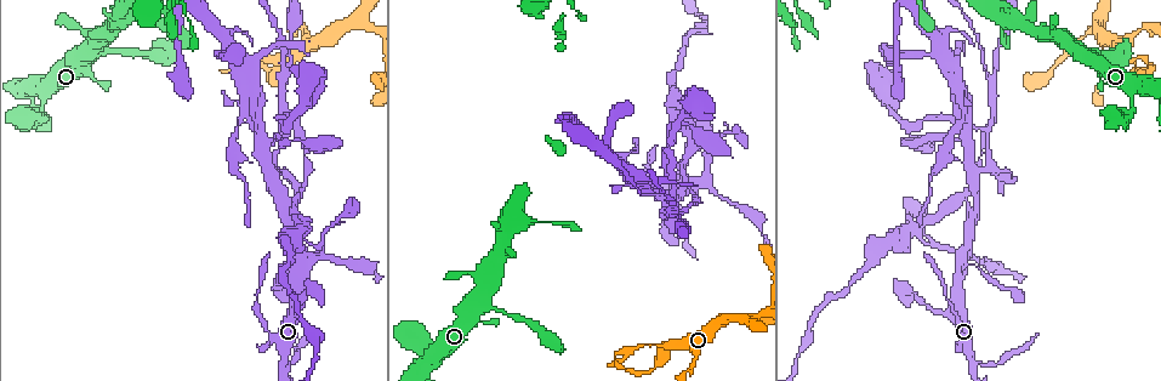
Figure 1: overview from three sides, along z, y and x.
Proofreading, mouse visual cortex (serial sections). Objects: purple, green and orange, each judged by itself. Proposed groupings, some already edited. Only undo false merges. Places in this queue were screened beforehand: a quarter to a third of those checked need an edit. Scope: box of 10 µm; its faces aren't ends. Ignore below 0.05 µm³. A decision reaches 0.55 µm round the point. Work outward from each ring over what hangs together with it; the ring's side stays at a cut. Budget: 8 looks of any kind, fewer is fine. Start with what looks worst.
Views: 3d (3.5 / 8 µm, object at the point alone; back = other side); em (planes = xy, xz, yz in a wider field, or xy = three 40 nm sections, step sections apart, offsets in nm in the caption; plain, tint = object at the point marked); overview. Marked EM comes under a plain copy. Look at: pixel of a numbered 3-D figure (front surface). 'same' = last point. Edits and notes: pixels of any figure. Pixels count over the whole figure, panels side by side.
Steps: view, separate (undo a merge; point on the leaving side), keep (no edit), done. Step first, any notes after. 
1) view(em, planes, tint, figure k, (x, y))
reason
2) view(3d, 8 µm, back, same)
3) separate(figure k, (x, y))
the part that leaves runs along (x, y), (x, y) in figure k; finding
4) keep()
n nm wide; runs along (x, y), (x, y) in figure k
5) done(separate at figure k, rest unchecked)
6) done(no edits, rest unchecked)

view(em, planes, tint, figure 1, (642, 345))

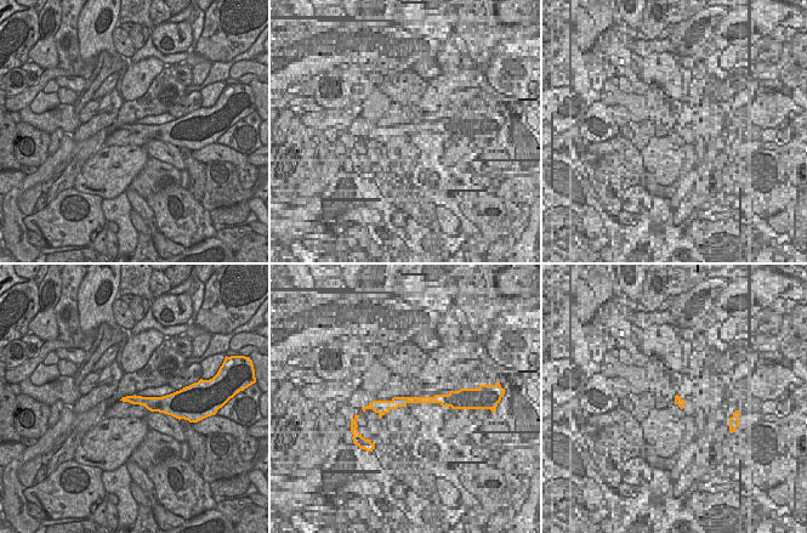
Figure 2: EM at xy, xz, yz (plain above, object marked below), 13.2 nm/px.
view(3d, 3.5 µm, same)
wider look

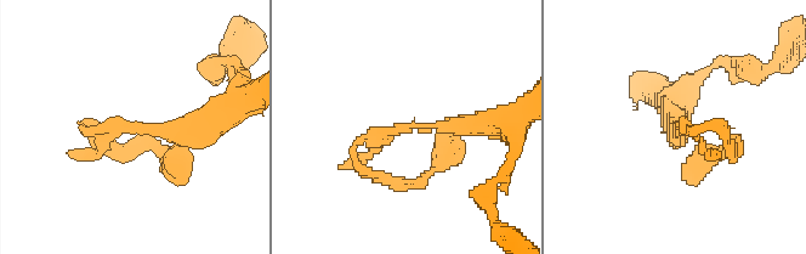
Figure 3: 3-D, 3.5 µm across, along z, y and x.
keep()
runs along (488, 125), (365, 134), (358, 162) in figure 3; one cell here

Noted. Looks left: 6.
view(3d, 8 µm, figure 1, (689, 178))
looks like a crossing

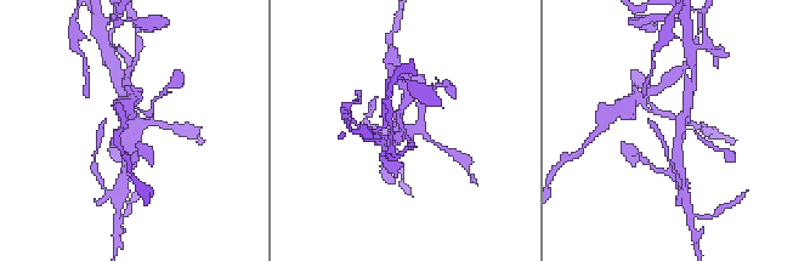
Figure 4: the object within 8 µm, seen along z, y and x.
view(em, xy, step 2, tint, same)

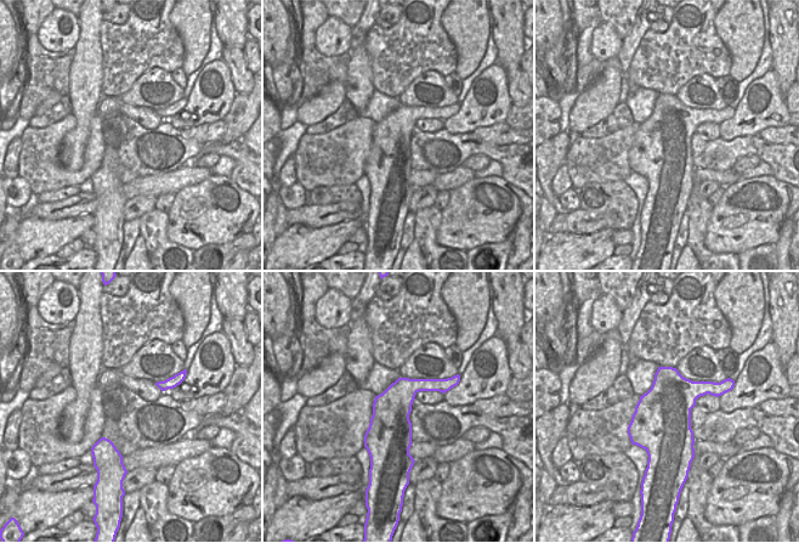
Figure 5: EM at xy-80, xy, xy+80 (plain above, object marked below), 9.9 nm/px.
keep()
runs along (678, 162), (689, 94) in figure 4; one cell here

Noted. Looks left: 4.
view(3d, 3.5 µm, figure 1, (273, 177))

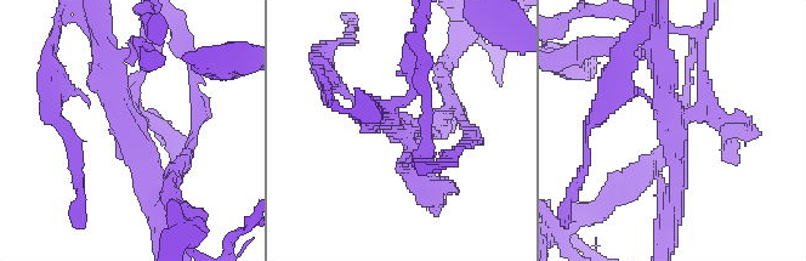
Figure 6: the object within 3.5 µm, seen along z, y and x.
view(em, xy, step 5, tint, figure 6, (402, 125))
3 arms; arms of 200, 250, 300 nm; shape alone is not enough

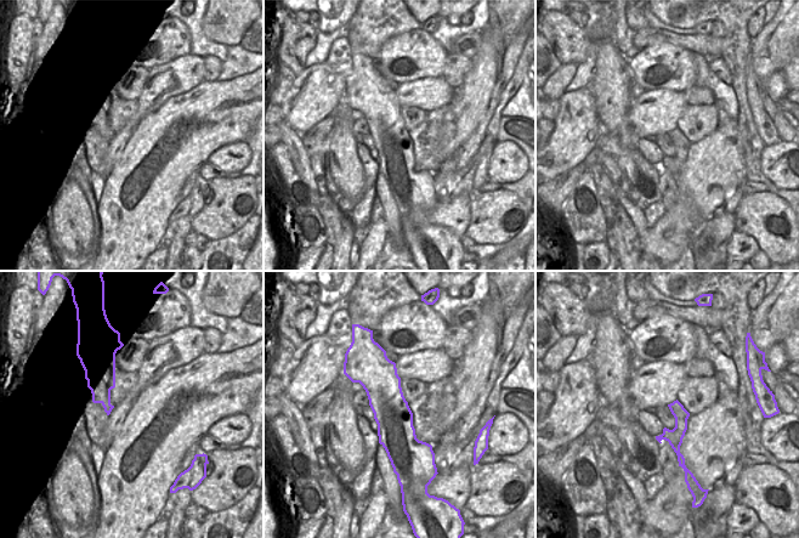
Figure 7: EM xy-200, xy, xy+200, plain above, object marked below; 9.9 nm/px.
view(em, xy, step 1, tint, same)
cut it another way

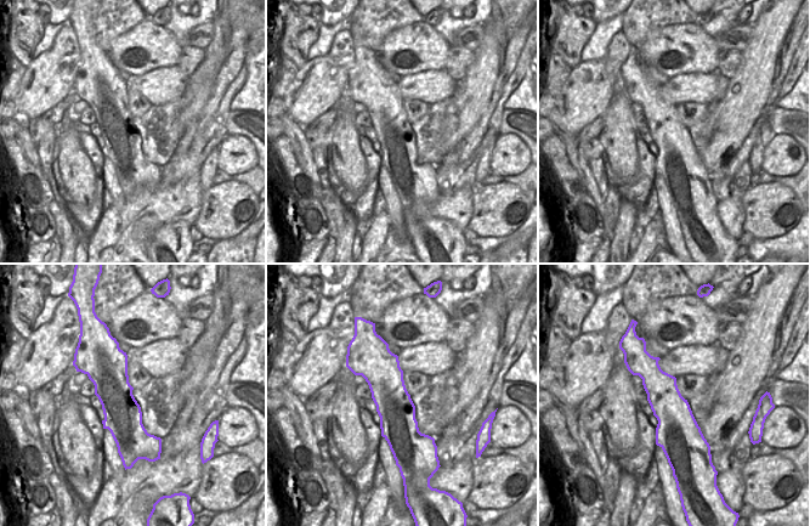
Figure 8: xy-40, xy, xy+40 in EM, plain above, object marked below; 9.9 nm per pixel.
separate(figure 6, (744, 128))
360 nm wide; the part that leaves runs along (704, 113), (702, 41), (670, 27) in figure 6; two cells meet here

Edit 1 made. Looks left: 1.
done(separate at figure 6, rest unchecked)

